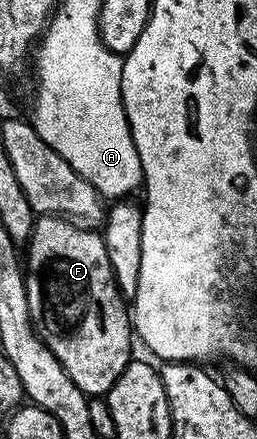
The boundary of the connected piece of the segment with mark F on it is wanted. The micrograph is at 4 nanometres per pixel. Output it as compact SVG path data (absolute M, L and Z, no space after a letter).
M38 215L33 222L27 251L29 253L23 256L25 290L29 317L37 337L49 347L51 354L55 354L71 382L75 382L81 392L90 398L104 397L131 359L131 312L113 276L102 233L63 216Z

